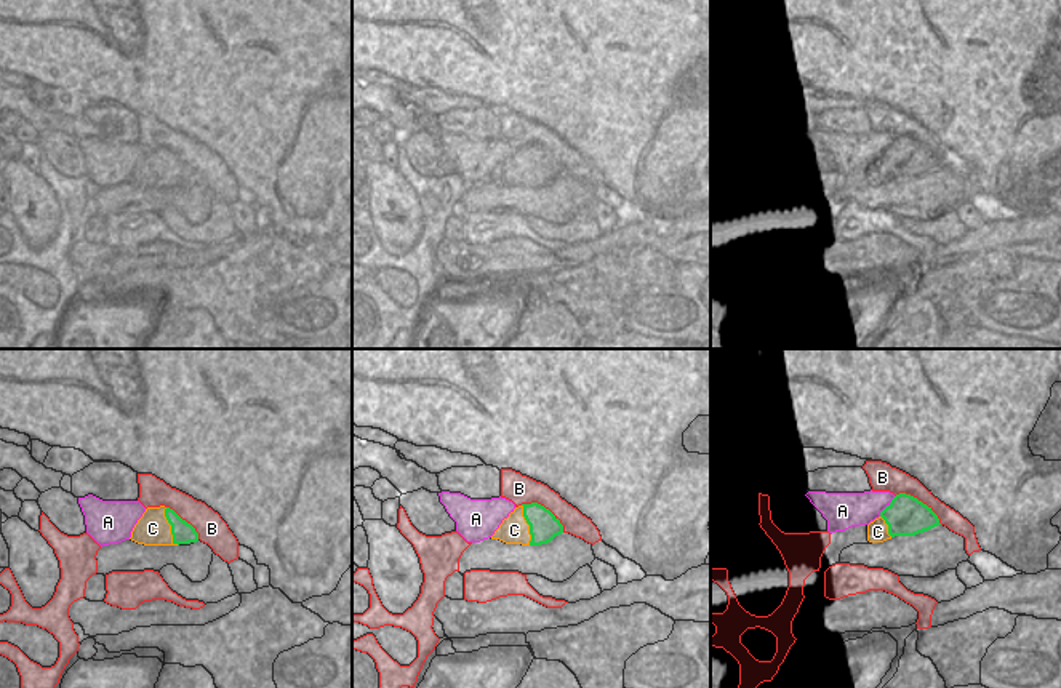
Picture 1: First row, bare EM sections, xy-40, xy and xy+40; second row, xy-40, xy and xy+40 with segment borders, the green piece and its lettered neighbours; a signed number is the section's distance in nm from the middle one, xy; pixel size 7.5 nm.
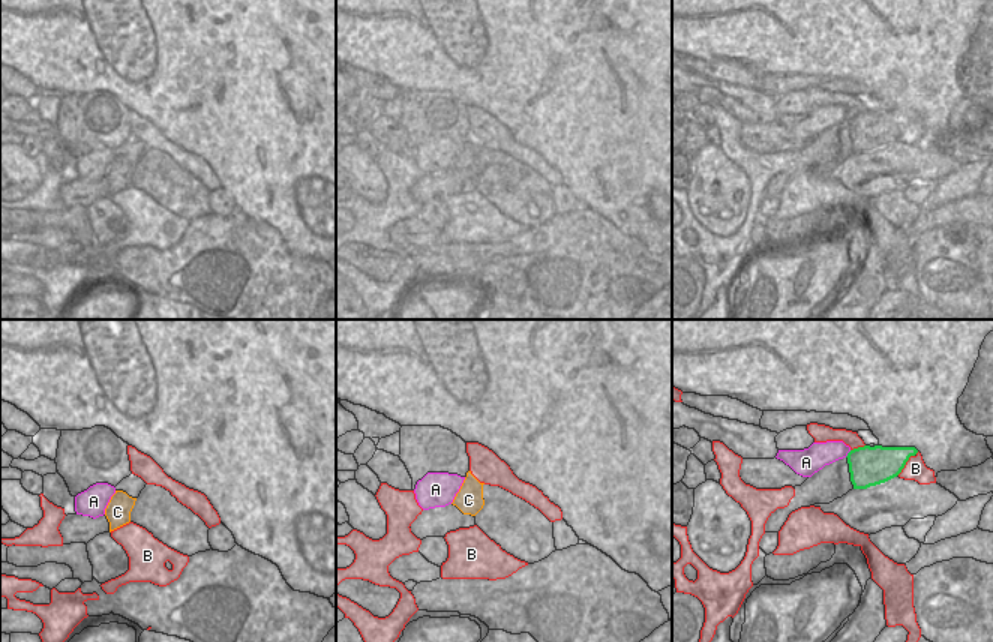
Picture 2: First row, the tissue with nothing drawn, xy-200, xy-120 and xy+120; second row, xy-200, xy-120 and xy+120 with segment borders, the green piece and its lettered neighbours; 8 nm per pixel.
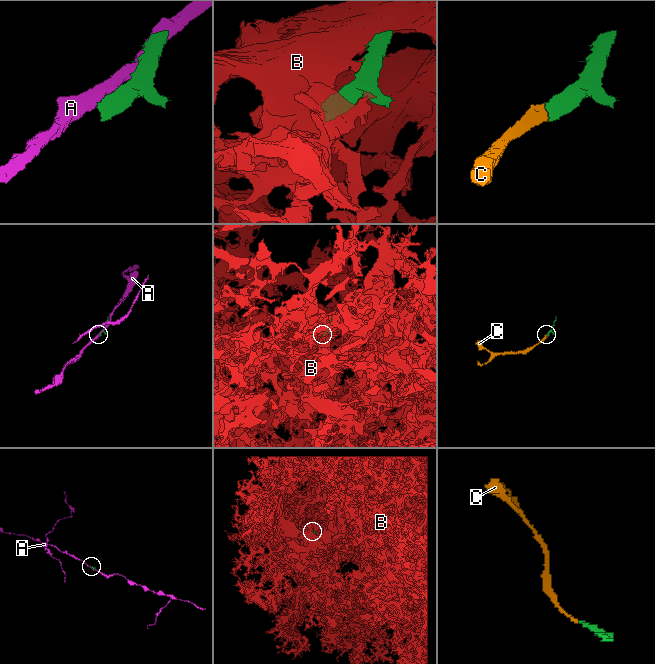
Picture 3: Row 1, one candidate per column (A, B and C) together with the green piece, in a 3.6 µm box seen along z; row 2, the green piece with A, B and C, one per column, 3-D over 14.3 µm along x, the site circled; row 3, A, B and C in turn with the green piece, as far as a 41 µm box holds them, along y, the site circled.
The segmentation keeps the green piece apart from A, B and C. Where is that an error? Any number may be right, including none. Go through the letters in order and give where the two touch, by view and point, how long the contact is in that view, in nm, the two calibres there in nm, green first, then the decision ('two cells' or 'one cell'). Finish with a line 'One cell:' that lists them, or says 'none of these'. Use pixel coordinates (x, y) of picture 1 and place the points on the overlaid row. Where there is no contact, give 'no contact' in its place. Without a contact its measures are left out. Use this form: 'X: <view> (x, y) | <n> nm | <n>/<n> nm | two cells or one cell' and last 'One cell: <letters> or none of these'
A: xy+40 (887, 506) | 200 nm | 300/260 nm | two cells
B: xy+40 (920, 501) | 420 nm | 300/180 nm | two cells
C: xy-40 (172, 527) | 300 nm | 170/260 nm | two cells
One cell: none of these

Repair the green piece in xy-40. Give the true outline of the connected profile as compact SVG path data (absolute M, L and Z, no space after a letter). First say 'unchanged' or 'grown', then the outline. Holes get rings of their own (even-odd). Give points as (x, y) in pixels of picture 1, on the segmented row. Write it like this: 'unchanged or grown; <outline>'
unchanged; M165 509L165 517L171 525L173 544L189 544L198 541L198 533L195 528L182 520L173 509Z

